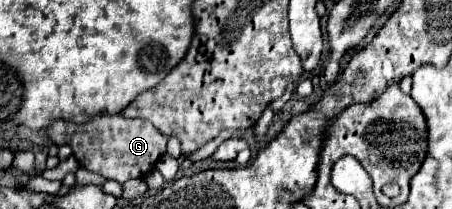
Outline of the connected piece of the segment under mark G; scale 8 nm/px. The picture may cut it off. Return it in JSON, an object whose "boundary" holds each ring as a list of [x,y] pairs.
{"boundary":[[[121,113],[97,115],[85,123],[55,121],[47,129],[47,135],[53,139],[55,145],[63,145],[63,143],[71,145],[73,155],[83,167],[103,175],[105,179],[115,179],[119,183],[145,177],[151,169],[155,169],[159,157],[165,153],[169,139],[151,121],[127,119]]]}

